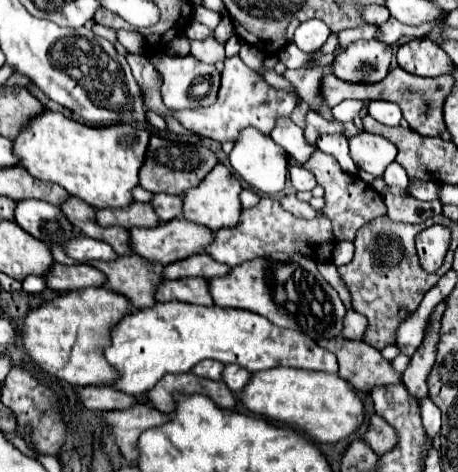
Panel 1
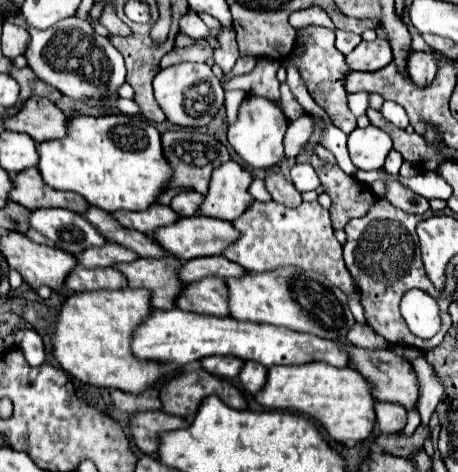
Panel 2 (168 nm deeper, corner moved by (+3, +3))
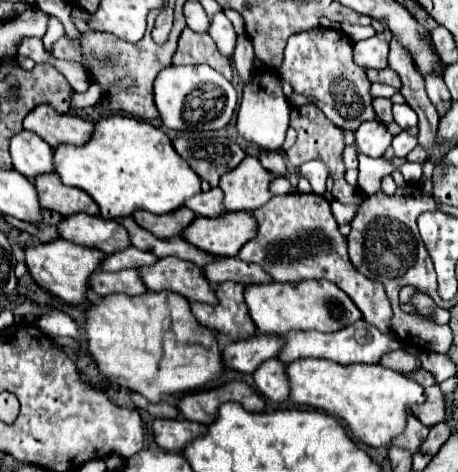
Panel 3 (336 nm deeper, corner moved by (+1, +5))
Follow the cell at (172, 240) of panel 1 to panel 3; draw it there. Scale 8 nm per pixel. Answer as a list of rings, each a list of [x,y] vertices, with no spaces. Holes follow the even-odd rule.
[[[226,212],[216,218],[194,218],[182,238],[212,256],[236,256],[254,234],[256,222],[250,212]]]

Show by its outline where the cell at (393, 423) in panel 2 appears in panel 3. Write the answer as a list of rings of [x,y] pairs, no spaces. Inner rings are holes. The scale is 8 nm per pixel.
[[[410,416],[406,420],[406,430],[398,434],[398,438],[394,438],[392,444],[408,448],[410,452],[418,452],[418,446],[424,442],[426,436],[428,436],[428,428],[416,416]]]

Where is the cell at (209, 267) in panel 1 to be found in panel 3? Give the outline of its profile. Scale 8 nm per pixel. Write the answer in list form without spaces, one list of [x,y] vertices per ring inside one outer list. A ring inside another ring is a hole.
[[[216,258],[214,262],[206,264],[202,268],[206,280],[210,284],[220,284],[220,282],[240,282],[240,284],[262,284],[262,282],[272,282],[272,278],[258,266],[250,262],[242,262],[240,258]]]

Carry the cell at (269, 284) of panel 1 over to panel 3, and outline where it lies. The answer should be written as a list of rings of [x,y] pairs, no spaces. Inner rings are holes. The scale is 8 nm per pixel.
[[[304,280],[296,284],[288,282],[250,284],[244,290],[244,300],[258,334],[280,334],[288,330],[336,332],[362,318],[354,302],[346,298],[346,292],[342,292],[328,280]]]

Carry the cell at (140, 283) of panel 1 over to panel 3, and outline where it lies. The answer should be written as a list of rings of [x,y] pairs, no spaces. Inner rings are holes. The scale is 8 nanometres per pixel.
[[[168,256],[148,268],[138,268],[138,274],[146,284],[146,288],[152,292],[168,290],[184,296],[188,302],[204,302],[204,304],[216,302],[214,288],[204,278],[202,270],[192,262]]]

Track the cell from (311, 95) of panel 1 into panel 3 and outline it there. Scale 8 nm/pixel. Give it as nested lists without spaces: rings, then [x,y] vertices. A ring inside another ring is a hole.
[[[322,26],[294,34],[284,50],[284,60],[278,74],[280,78],[288,80],[296,92],[314,96],[314,104],[338,128],[354,132],[362,122],[376,118],[372,110],[372,98],[368,90],[370,82],[366,78],[366,70],[354,64],[352,40],[346,34]]]

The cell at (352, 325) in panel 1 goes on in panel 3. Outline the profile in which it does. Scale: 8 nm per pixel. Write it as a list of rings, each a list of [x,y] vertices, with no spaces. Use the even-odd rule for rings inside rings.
[[[402,349],[389,352],[382,356],[380,364],[401,373],[412,372],[421,368],[420,360]]]

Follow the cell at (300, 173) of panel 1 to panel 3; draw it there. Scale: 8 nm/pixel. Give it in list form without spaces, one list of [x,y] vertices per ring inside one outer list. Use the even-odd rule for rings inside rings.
[[[312,160],[300,166],[300,176],[306,178],[312,184],[314,194],[324,194],[326,190],[326,178],[328,178],[328,170],[320,160]]]

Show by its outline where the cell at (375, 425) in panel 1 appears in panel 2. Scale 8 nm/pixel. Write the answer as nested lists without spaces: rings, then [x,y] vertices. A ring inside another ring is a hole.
[[[420,424],[420,428],[412,434],[412,436],[402,436],[402,434],[396,434],[396,436],[378,436],[376,438],[376,444],[380,444],[388,454],[394,454],[394,456],[412,456],[414,452],[418,452],[422,446],[424,446],[424,440],[430,436],[430,428]]]

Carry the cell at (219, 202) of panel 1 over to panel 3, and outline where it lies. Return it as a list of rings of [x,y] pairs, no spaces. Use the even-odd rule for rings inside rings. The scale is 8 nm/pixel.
[[[246,156],[240,166],[220,178],[224,208],[228,212],[252,212],[264,206],[272,198],[268,192],[270,180],[272,174],[266,172],[256,158]]]

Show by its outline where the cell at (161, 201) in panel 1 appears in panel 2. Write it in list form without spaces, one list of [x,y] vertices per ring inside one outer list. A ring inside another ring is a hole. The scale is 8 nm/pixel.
[[[182,192],[182,194],[172,198],[170,208],[174,212],[178,212],[180,216],[194,216],[194,214],[198,214],[202,202],[204,202],[202,194],[198,194],[198,192]]]

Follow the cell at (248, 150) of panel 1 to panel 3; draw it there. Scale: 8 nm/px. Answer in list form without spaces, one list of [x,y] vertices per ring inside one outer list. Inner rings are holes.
[[[254,72],[252,82],[244,86],[242,102],[236,116],[236,128],[244,140],[250,140],[264,152],[274,152],[282,146],[290,124],[290,102],[282,92],[280,76],[274,72]]]

